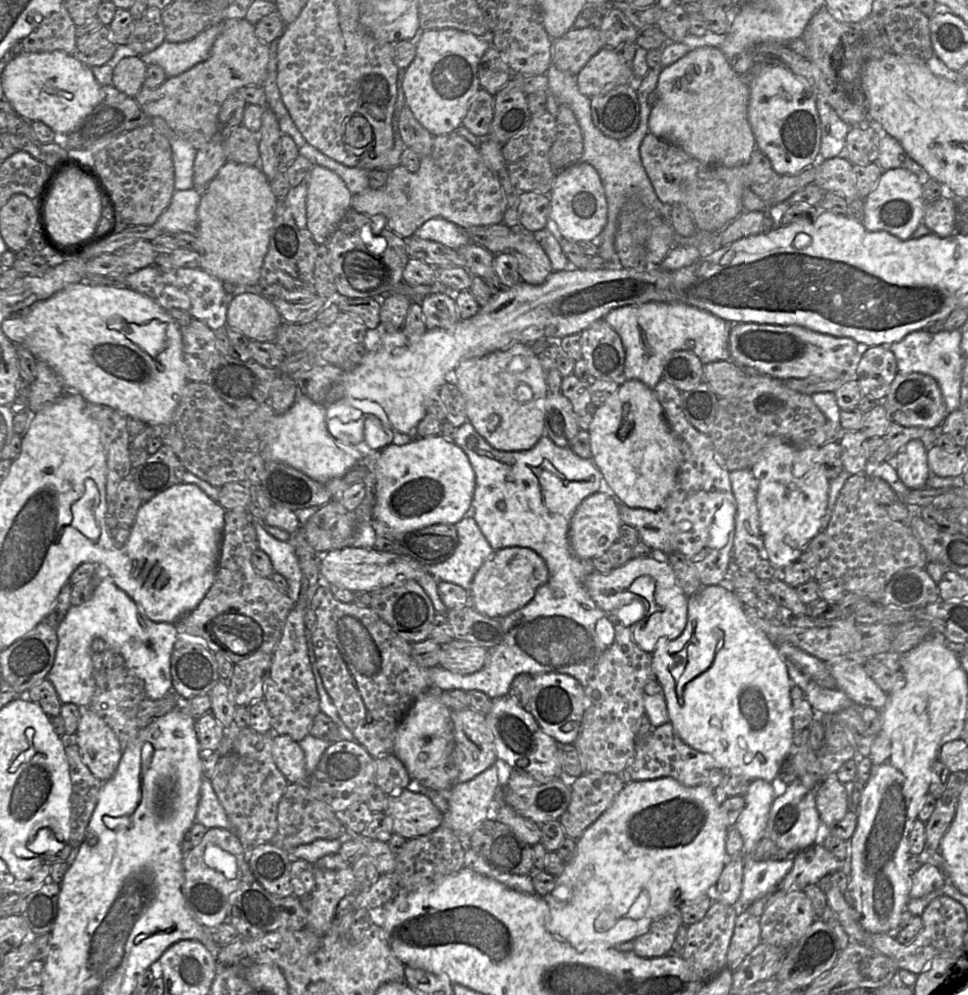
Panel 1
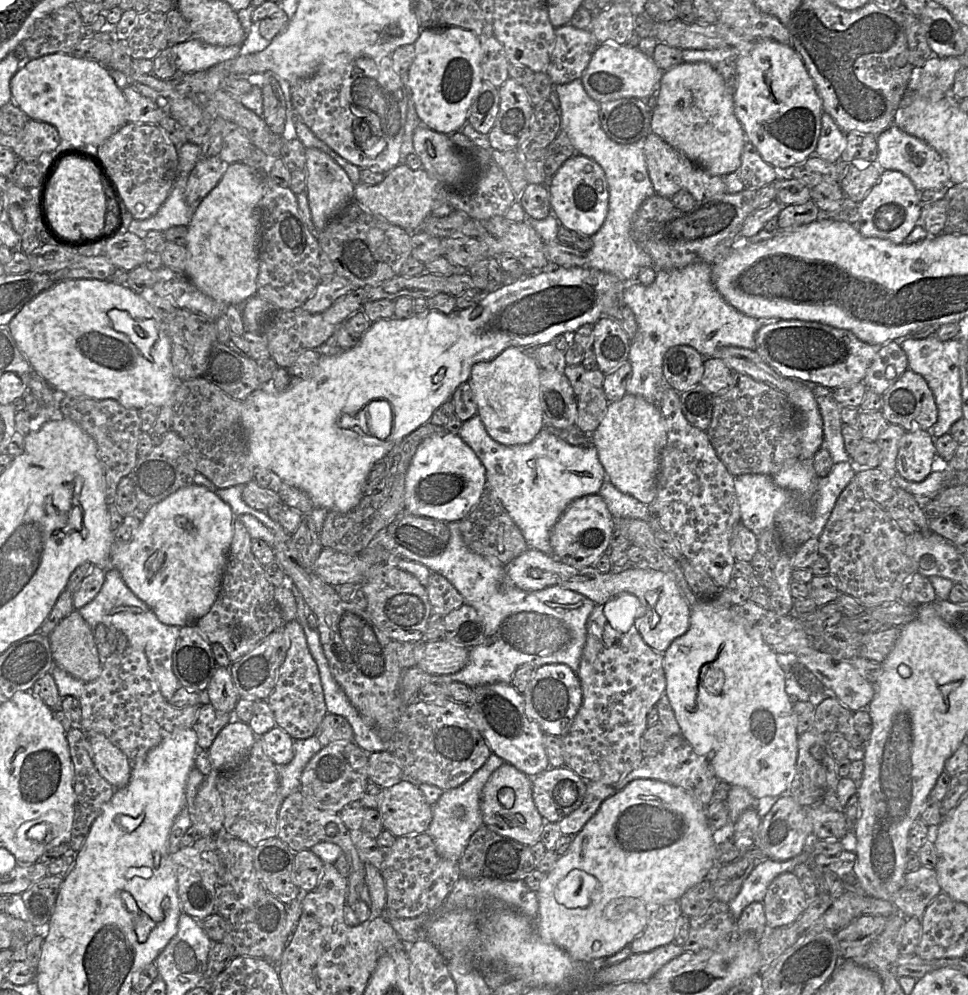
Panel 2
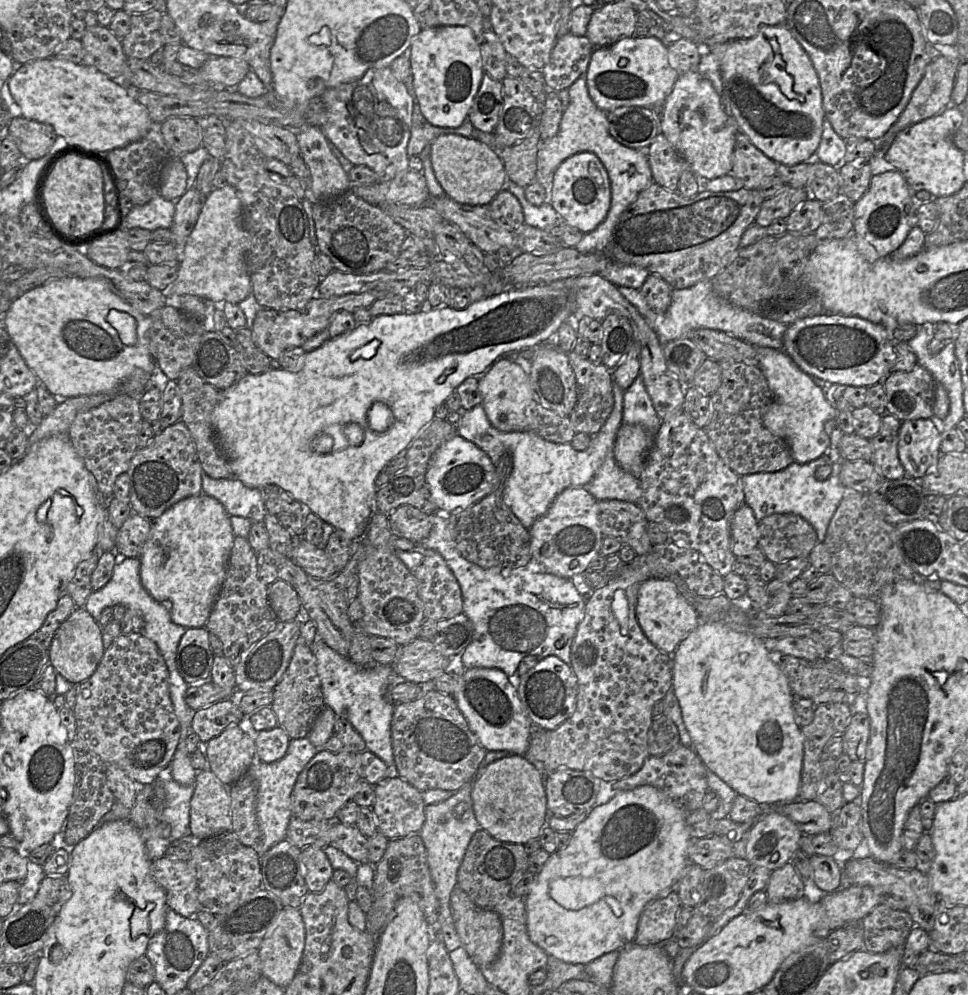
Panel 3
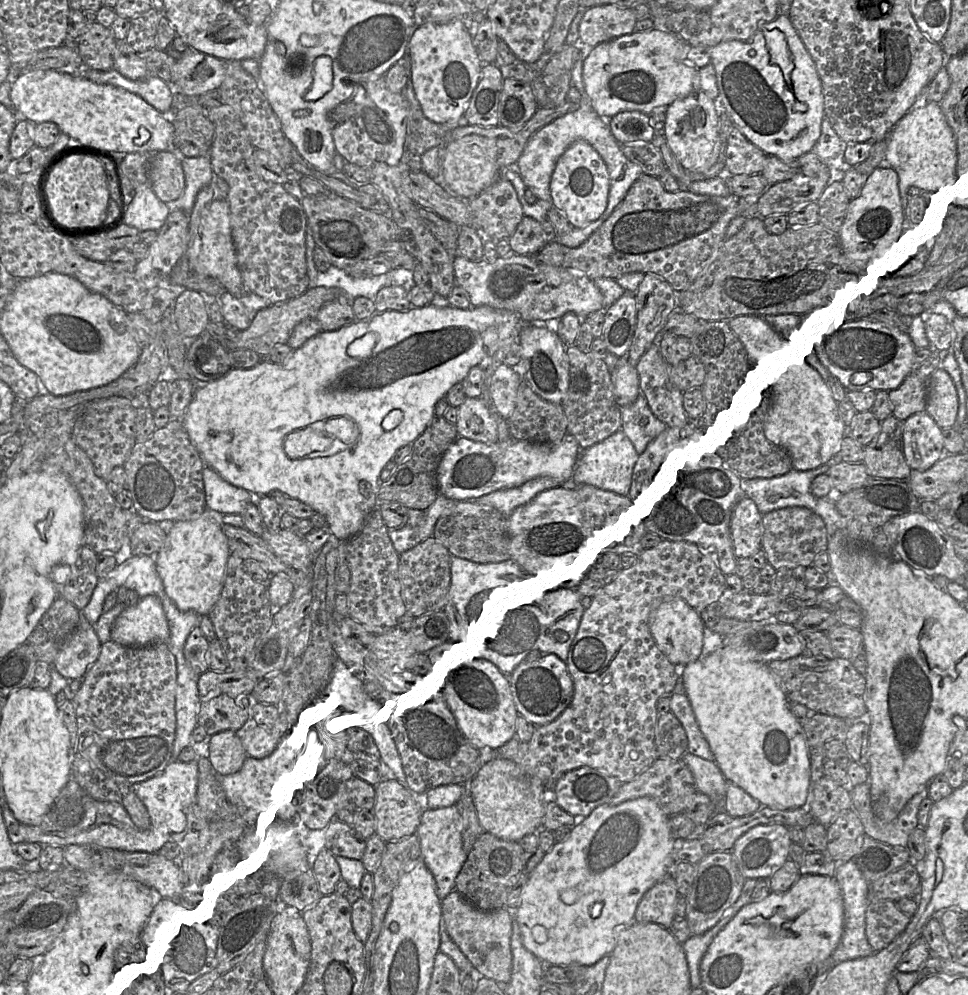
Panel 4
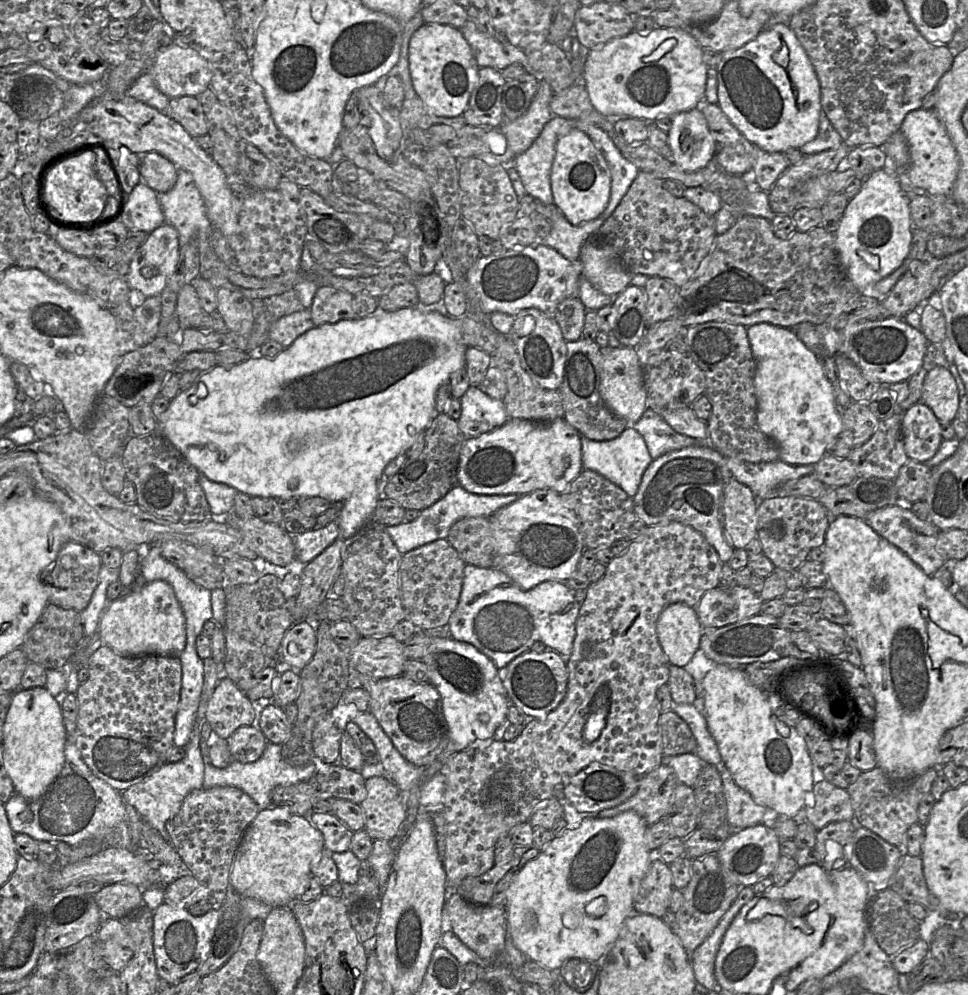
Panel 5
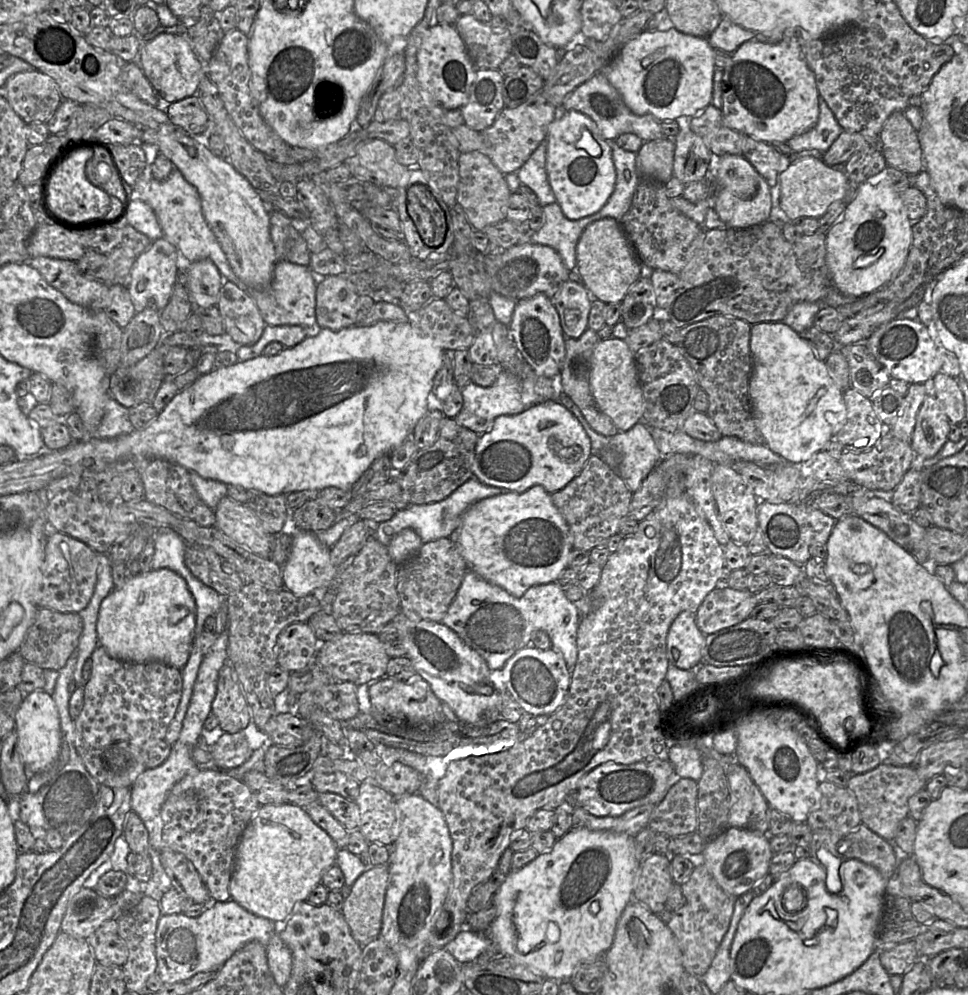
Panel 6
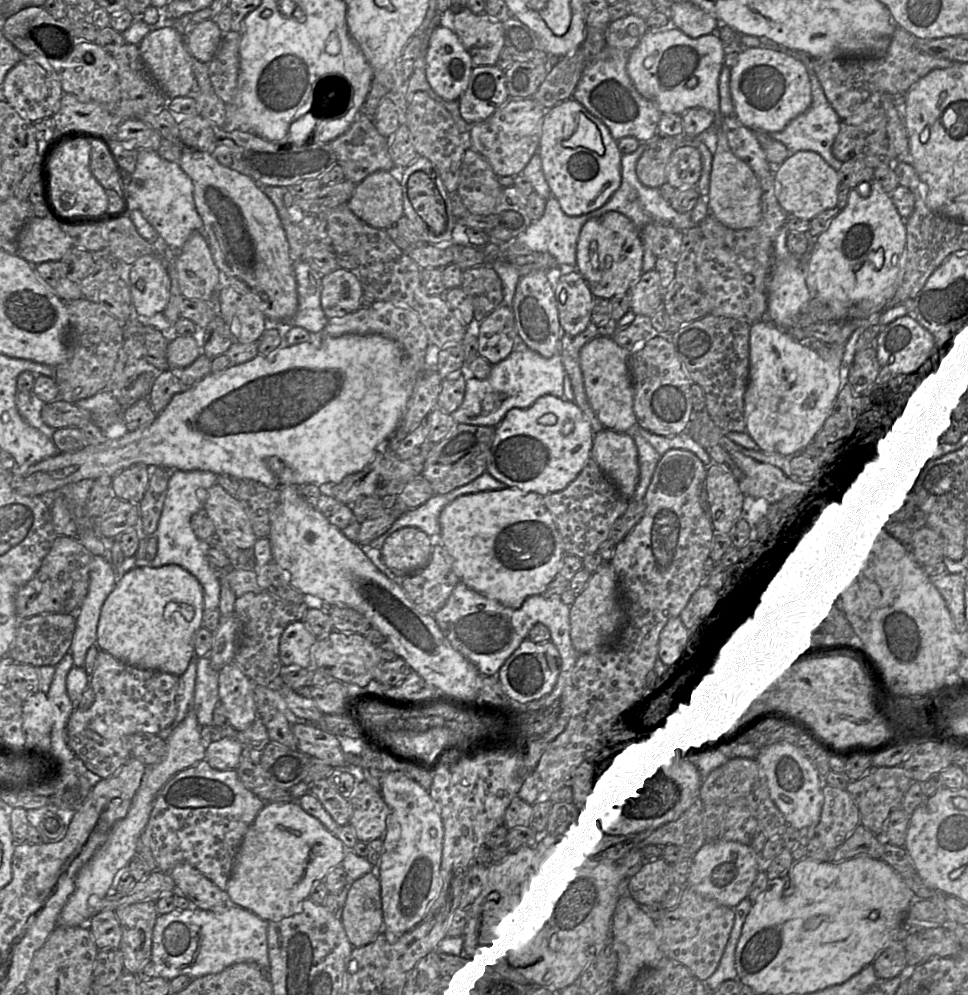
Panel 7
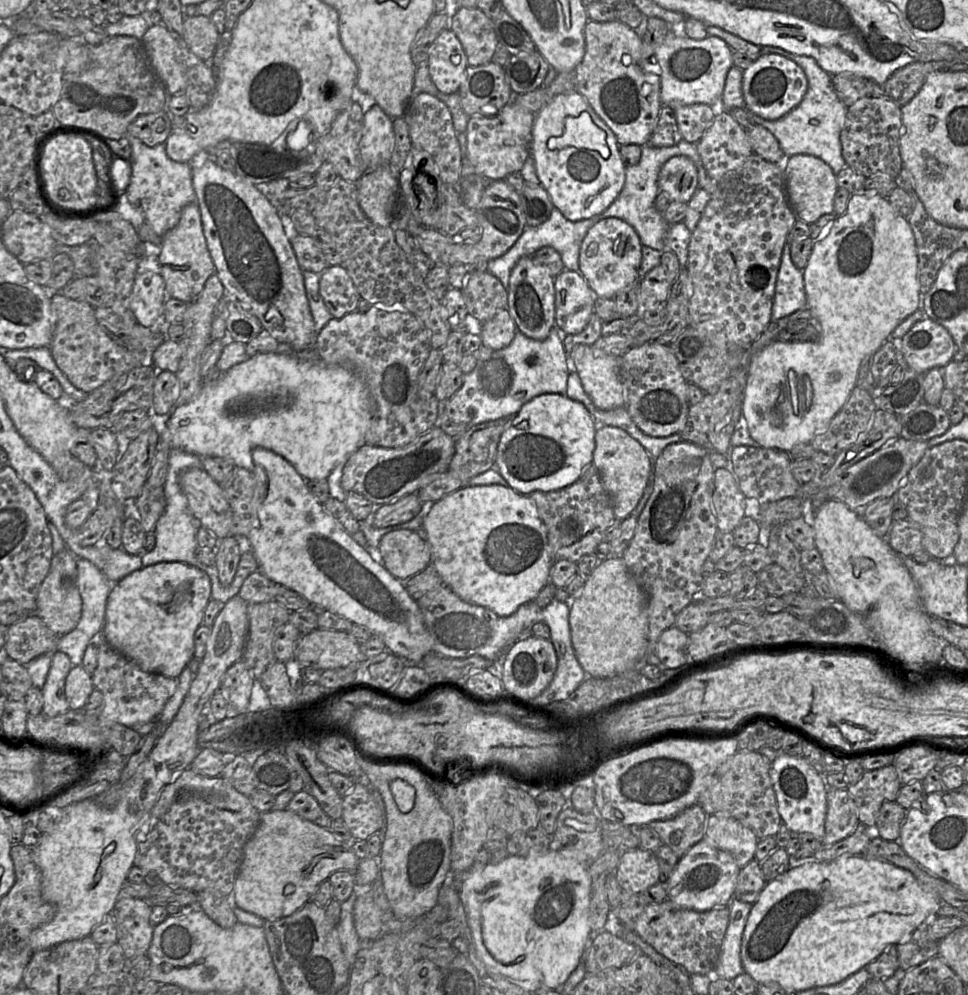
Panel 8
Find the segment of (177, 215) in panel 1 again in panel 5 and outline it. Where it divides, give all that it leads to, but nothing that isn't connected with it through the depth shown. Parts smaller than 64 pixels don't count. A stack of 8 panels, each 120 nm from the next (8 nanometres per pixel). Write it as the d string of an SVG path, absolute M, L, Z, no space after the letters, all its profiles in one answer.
M142 180L127 196L120 220L130 231L139 230L146 233L151 233L166 222L158 194Z

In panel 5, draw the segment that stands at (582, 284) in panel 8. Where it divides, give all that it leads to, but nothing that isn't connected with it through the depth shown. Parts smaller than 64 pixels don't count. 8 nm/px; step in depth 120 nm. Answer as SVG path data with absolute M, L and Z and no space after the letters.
M578 296L566 298L559 303L554 318L566 342L581 338L586 311Z

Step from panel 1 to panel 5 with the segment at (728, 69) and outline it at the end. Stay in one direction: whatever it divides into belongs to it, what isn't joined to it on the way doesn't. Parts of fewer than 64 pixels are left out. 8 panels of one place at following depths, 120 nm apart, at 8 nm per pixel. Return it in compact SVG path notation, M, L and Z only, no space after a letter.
M700 108L672 117L668 136L671 160L685 172L695 172L715 157L715 142Z

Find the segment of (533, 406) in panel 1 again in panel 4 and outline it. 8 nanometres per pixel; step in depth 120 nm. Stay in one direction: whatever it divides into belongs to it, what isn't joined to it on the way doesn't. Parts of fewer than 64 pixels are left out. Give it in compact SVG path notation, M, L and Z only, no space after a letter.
M506 364L499 365L492 375L490 395L498 413L505 419L508 419L515 409L521 380L519 370Z

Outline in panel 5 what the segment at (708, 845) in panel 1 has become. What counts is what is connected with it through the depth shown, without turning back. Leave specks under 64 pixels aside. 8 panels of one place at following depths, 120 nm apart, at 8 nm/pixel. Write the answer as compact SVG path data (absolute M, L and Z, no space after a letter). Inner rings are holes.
M625 811L611 818L599 818L596 815L587 815L578 827L569 829L561 837L555 837L550 844L540 852L537 858L529 861L523 869L515 875L508 890L506 905L507 923L513 944L516 948L524 953L529 960L535 961L552 971L558 971L563 963L569 959L586 959L588 961L601 962L616 941L622 924L634 912L634 902L639 885L649 870L651 864L651 849L646 842L647 828L648 825L638 813L635 811ZM571 909L578 910L583 915L581 924L575 929L566 927L562 919L564 913Z

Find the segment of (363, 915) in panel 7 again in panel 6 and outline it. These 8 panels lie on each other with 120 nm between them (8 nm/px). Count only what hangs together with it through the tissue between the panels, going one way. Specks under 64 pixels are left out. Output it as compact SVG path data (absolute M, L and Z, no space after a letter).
M370 865L355 880L349 895L343 901L343 917L353 938L362 947L380 935L388 883L388 867Z

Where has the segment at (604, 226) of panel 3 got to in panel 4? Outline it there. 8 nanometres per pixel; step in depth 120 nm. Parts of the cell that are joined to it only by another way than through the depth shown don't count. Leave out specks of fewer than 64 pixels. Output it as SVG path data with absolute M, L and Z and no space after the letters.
M582 58L579 59L571 71L571 86L575 87L581 95L579 108L538 130L525 145L515 168L526 188L531 190L538 200L550 201L551 177L559 158L565 150L577 141L585 141L598 152L607 167L610 178L607 208L600 218L587 226L572 228L567 234L557 236L556 242L569 248L577 248L582 245L609 218L634 182L643 175L642 169L623 154L620 144L610 132L609 124L606 122L607 118L600 117L592 108L583 83L583 62Z

